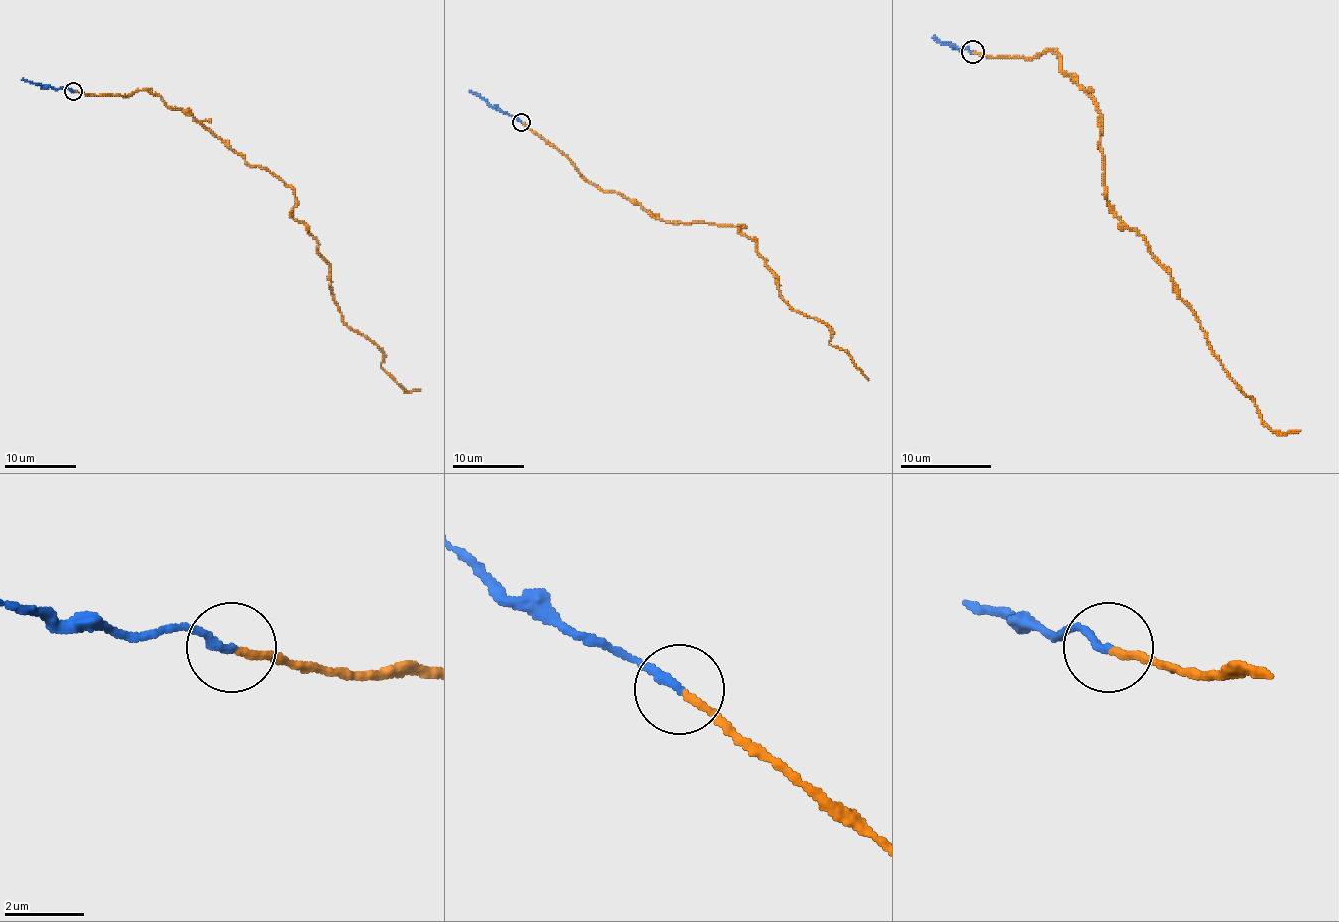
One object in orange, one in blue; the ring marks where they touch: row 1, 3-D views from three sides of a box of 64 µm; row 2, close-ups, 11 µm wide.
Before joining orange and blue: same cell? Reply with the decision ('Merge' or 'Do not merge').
Merge

